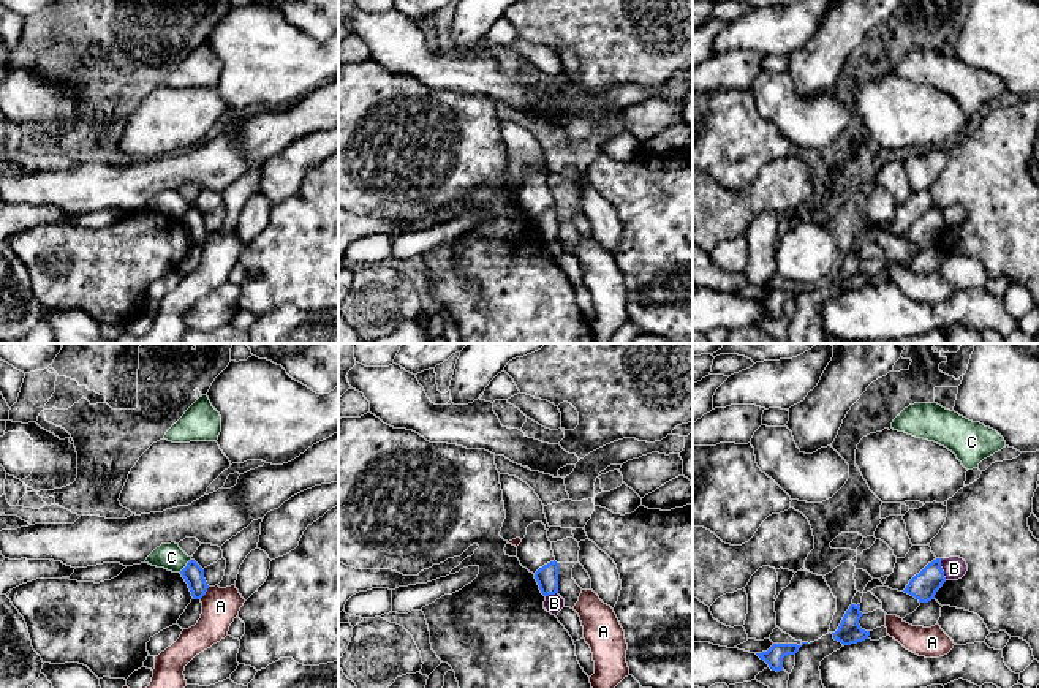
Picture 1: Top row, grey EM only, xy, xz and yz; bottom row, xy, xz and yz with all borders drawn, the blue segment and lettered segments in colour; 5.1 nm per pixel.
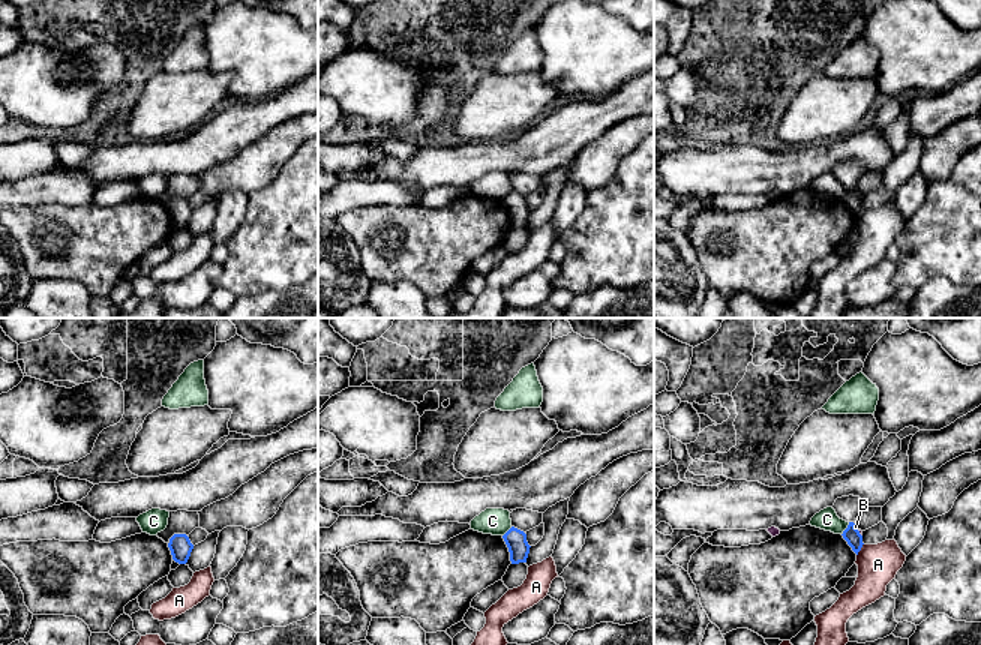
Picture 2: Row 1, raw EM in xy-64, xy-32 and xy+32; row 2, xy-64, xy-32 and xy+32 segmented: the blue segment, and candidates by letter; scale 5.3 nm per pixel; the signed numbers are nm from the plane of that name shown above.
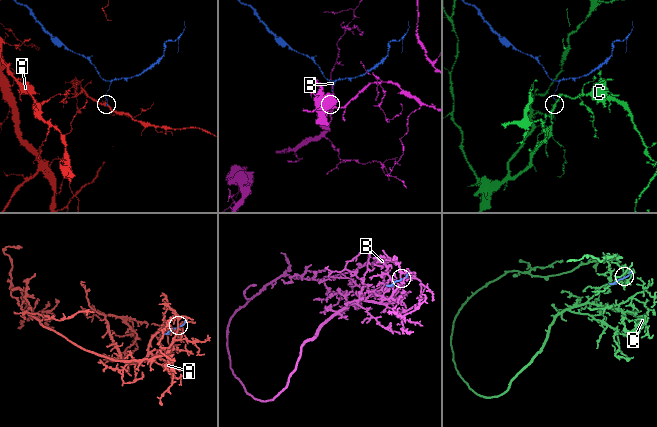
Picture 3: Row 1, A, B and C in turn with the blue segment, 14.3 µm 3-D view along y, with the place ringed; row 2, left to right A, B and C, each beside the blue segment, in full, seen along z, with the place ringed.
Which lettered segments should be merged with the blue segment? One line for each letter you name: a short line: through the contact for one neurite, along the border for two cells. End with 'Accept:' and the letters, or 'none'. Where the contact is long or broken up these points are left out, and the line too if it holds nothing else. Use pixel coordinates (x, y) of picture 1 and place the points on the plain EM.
Accept: none

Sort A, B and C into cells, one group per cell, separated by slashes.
A / B / C

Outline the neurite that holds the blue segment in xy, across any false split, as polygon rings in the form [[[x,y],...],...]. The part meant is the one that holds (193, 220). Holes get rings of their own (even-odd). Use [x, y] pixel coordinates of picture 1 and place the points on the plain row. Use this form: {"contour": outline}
{"contour": [[[190,206],[180,220],[188,229],[193,245],[201,245],[209,234],[204,225],[204,215],[195,206]]]}

